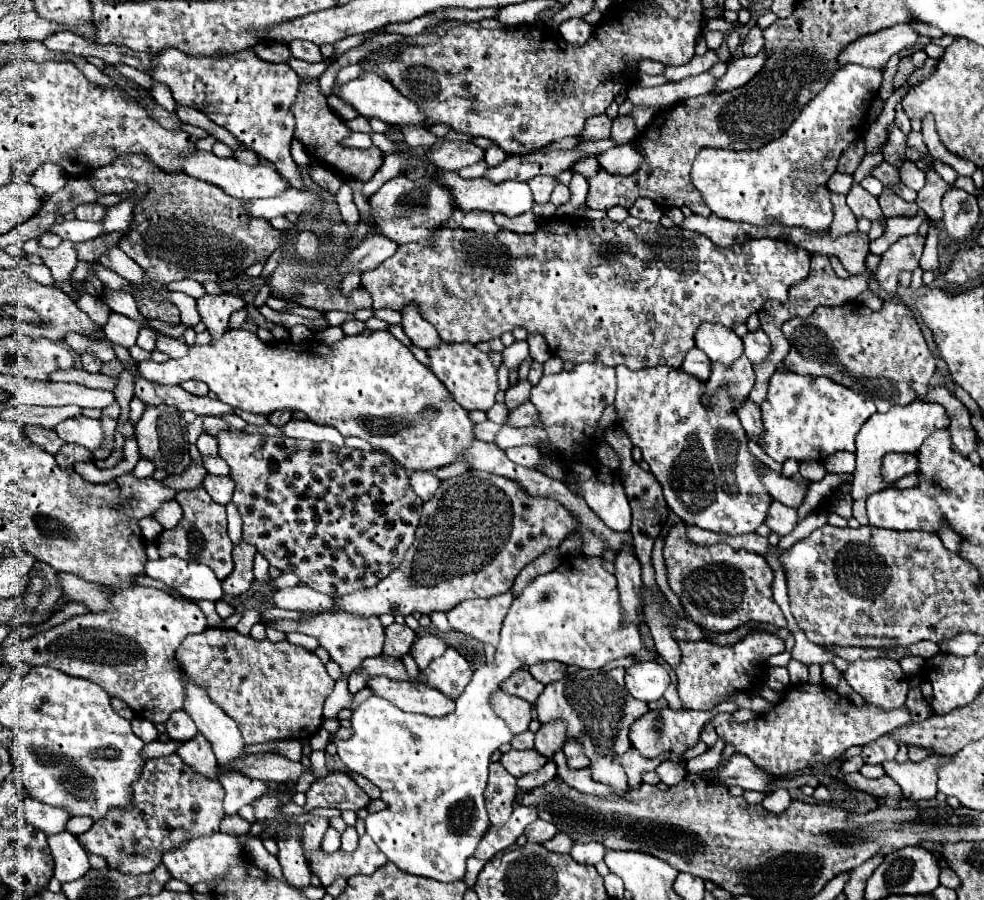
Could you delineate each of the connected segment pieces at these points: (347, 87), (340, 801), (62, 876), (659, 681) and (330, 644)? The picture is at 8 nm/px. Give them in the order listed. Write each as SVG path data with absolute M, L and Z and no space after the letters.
M366 72L362 78L350 80L350 82L342 84L342 86L334 84L332 86L332 94L338 96L340 100L344 100L346 104L350 104L360 116L378 118L378 120L384 120L388 124L416 124L416 126L424 126L424 116L422 116L420 108L416 104L412 104L412 100L402 96L388 80L384 80L376 72Z
M334 772L314 782L306 792L308 808L336 808L336 810L362 810L370 804L370 796L344 772Z
M68 832L48 836L48 846L54 856L54 878L60 882L72 882L90 870L86 850L76 836Z
M638 662L626 670L626 690L642 702L660 700L670 686L670 676L658 662Z
M322 614L322 616L314 616L314 618L306 618L306 620L278 620L272 622L270 626L274 626L276 630L282 632L302 632L308 636L318 638L320 646L328 650L330 658L340 664L344 676L348 676L352 670L356 670L360 666L360 662L368 656L380 656L382 654L382 644L384 644L384 626L380 624L380 620L376 616L372 618L358 618L352 614Z

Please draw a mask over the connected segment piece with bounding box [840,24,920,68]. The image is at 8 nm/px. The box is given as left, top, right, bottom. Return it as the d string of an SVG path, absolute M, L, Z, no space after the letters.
M896 24L868 34L852 43L852 58L840 58L840 64L862 64L869 68L885 67L888 58L912 48L920 34L908 24Z

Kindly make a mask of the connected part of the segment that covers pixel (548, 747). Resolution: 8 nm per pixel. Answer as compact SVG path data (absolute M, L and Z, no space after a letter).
M564 722L542 724L540 730L536 732L534 750L538 750L546 758L552 758L554 752L564 746L564 742L566 742L566 738L564 738Z

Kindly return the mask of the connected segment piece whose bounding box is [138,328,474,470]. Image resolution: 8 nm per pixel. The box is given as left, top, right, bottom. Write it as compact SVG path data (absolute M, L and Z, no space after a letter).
M236 328L236 330L226 330L222 338L218 338L216 342L212 344L190 344L190 350L184 358L178 358L178 360L168 360L164 364L156 364L152 360L146 360L146 362L140 362L138 364L138 372L140 376L144 376L146 380L150 382L156 382L156 384L182 384L186 380L202 380L208 384L208 388L218 396L218 400L234 406L234 408L240 408L240 410L246 410L246 412L254 412L254 414L272 414L276 410L282 410L282 412L304 412L306 418L314 424L328 424L328 426L334 426L342 436L356 436L356 438L362 438L366 440L368 444L372 444L376 450L384 450L388 456L392 456L400 466L404 466L406 470L434 470L434 468L440 468L440 466L446 466L446 464L452 464L456 460L456 456L470 446L470 442L474 440L474 434L472 434L472 428L474 424L470 422L468 418L468 412L456 404L456 400L452 400L452 394L446 392L444 384L434 376L434 372L430 368L426 368L424 364L420 364L414 354L400 342L396 340L390 332L370 332L368 336L344 336L342 340L334 342L334 344L324 344L320 340L308 340L308 342L302 342L302 344L294 344L294 342L278 342L278 344L264 344L254 332L248 332L248 330L242 330L242 328Z

